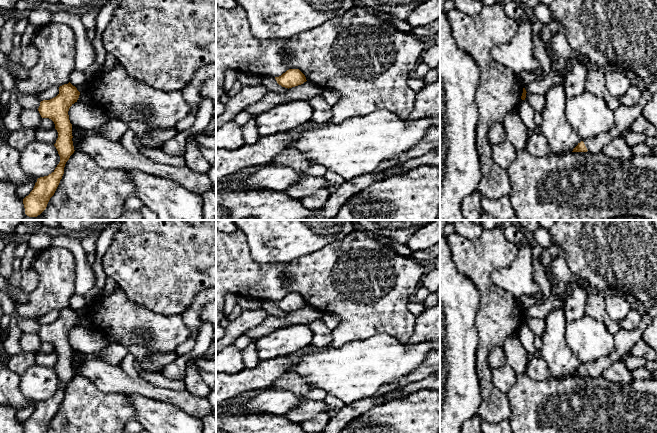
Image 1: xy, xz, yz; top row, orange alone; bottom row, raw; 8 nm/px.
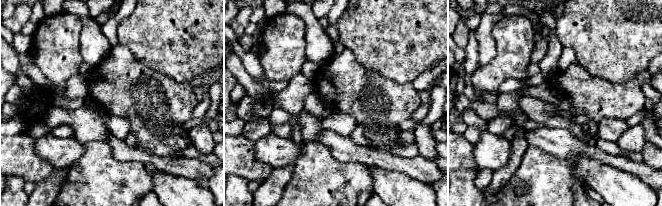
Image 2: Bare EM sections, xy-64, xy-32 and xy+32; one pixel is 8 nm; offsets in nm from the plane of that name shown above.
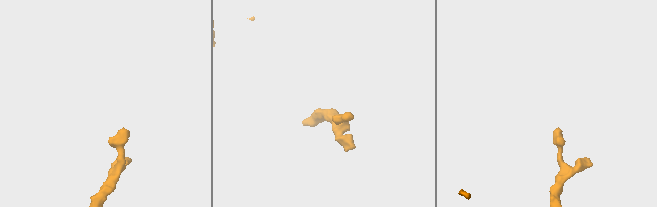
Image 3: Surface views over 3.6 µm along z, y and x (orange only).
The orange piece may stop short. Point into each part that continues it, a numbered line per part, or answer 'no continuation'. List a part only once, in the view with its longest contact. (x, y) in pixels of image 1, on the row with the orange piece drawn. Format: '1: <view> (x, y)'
1: yz (624, 115)

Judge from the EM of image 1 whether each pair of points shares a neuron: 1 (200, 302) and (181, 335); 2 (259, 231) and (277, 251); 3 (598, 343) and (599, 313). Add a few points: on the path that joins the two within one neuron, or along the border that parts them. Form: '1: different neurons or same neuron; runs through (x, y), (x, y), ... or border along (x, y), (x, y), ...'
1: different neurons; border along (181, 314), (182, 320), (188, 328)
2: same neuron; runs through (264, 236), (273, 246)
3: different neurons; border along (585, 314), (600, 320), (613, 335)

